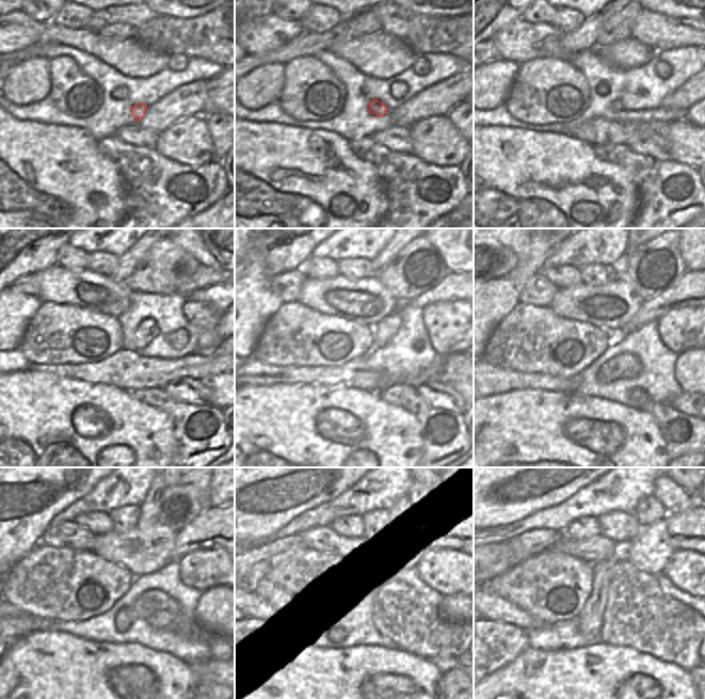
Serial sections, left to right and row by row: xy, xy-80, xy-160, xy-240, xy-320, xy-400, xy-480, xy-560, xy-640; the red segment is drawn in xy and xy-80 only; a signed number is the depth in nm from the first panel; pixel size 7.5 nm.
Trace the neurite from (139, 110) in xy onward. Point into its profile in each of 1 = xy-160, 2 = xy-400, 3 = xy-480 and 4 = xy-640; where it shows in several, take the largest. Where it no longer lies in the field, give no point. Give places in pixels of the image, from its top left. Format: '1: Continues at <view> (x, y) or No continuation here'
1: Continues at xy-160 (617, 105)
2: Continues at xy-400 (690, 290)
3: Continues at xy-480 (212, 528)
4: Continues at xy-640 (690, 529)

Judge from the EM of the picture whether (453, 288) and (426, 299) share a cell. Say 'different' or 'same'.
same

